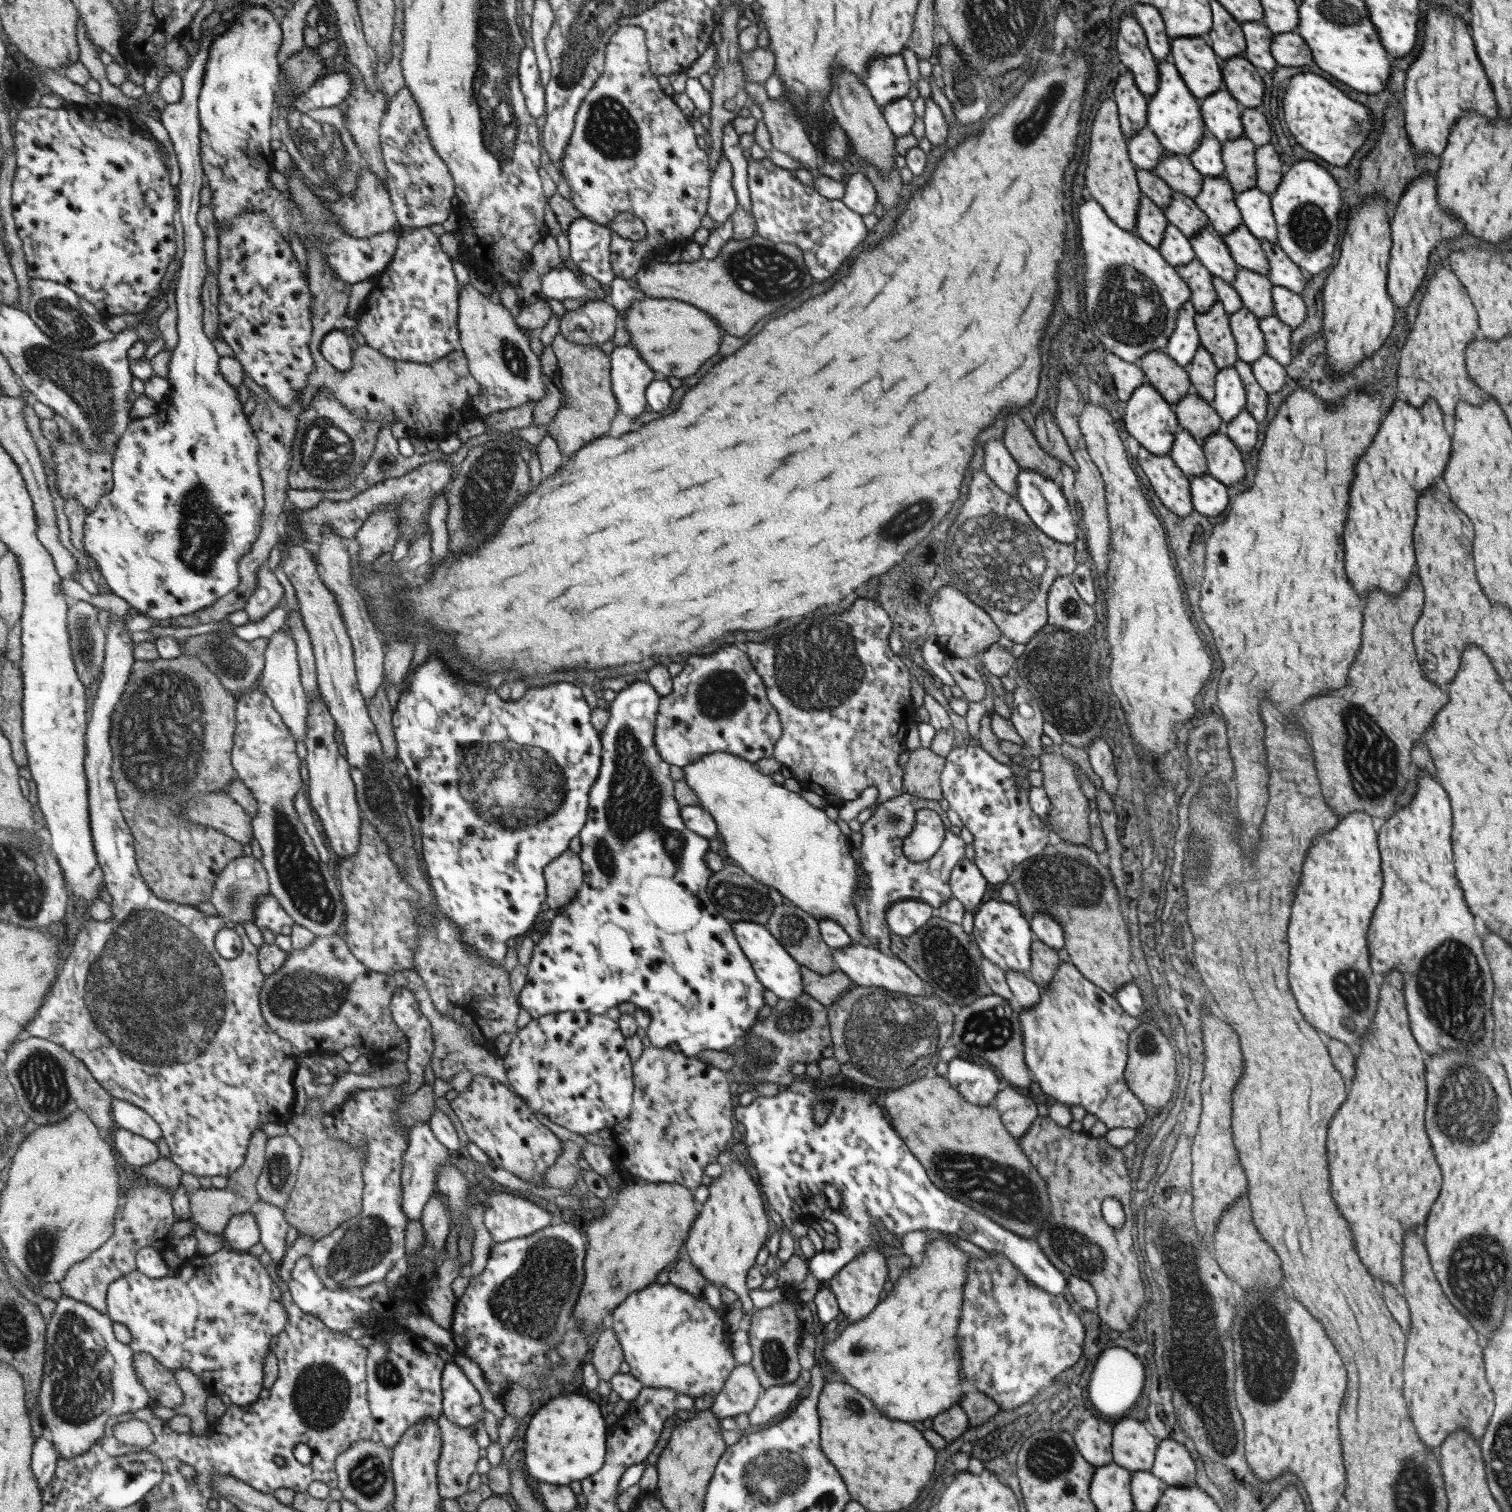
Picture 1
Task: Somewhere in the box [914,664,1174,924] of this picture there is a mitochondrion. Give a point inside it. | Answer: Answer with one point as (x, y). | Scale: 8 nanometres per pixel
(1064, 879)

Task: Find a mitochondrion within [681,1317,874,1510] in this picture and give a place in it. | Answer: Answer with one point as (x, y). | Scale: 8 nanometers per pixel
(773, 1473)

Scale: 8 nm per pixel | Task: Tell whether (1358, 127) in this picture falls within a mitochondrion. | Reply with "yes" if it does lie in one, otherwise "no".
yes

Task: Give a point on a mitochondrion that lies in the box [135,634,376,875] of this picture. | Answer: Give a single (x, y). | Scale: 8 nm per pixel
(225, 657)

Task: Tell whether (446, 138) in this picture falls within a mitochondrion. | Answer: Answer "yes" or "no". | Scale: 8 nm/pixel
no

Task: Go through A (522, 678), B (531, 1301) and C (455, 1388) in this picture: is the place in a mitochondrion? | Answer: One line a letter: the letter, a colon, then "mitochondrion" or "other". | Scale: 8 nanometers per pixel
A: other
B: mitochondrion
C: other

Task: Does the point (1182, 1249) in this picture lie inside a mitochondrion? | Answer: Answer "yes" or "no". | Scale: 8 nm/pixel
yes

